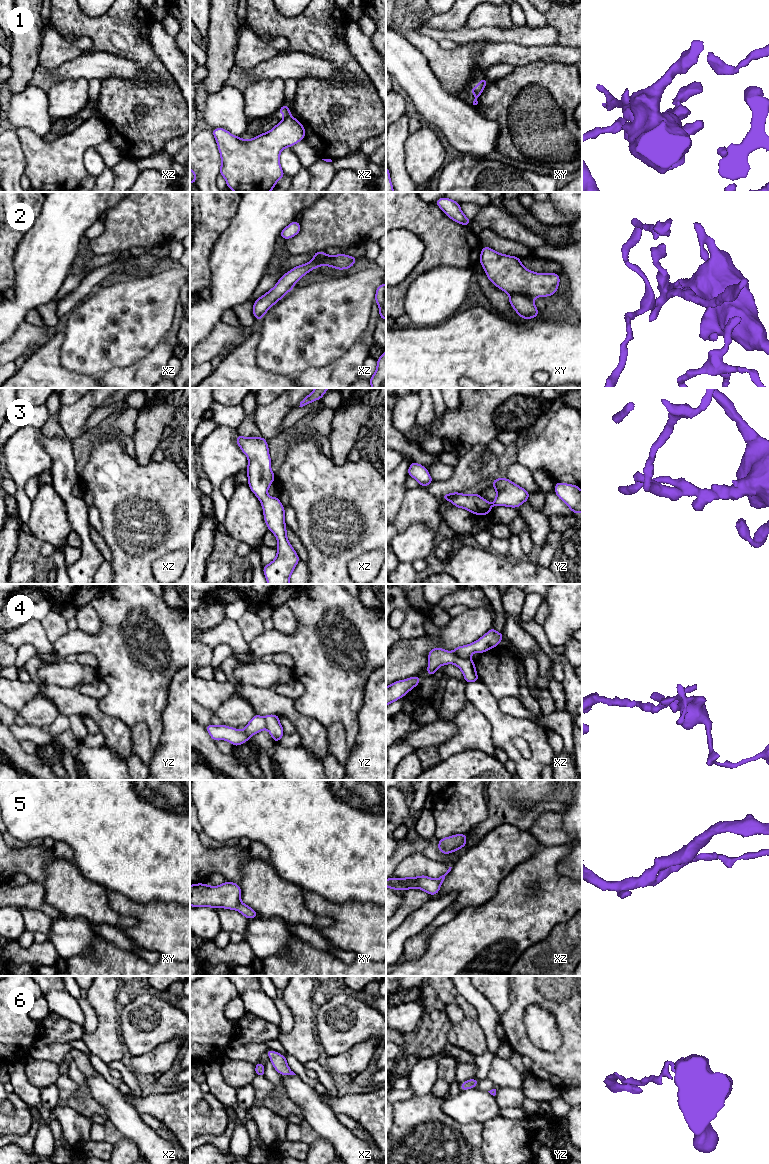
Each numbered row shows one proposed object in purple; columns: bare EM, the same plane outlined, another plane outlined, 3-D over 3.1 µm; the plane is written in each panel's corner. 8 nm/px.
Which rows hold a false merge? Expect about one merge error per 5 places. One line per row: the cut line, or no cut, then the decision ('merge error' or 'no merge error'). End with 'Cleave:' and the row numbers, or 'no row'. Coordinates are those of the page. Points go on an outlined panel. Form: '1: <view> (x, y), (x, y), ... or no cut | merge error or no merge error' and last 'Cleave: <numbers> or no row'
1: xz (289, 113), (285, 115) | merge error
2: xy (509, 294), (524, 294), (532, 299) | merge error
3: no cut | no merge error
4: xz (451, 652), (459, 657), (469, 658) | merge error
5: no cut | no merge error
6: no cut | no merge error
Cleave: 1, 2, 4

